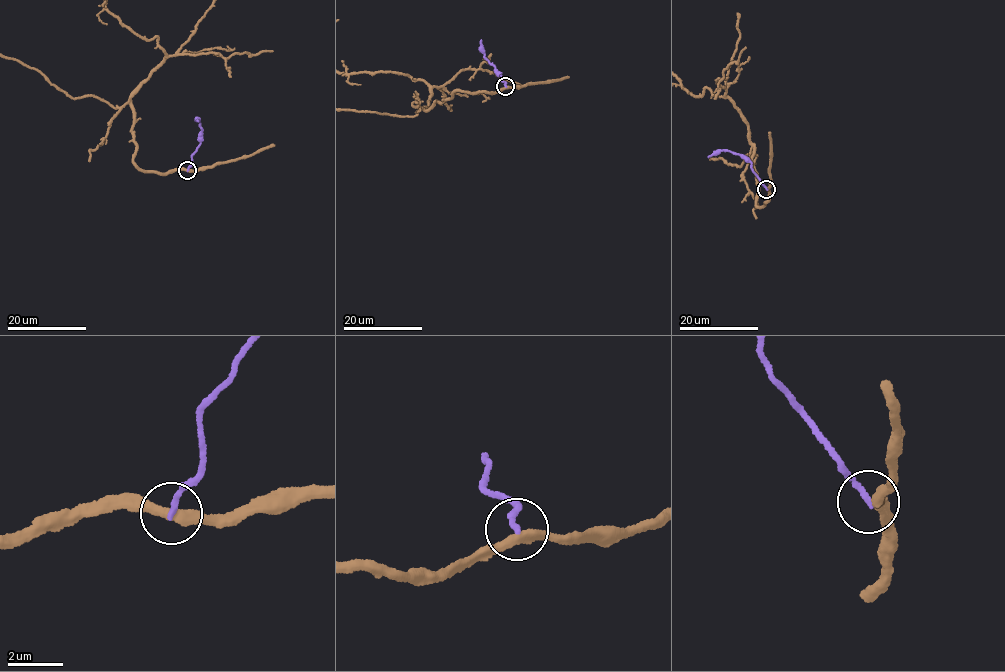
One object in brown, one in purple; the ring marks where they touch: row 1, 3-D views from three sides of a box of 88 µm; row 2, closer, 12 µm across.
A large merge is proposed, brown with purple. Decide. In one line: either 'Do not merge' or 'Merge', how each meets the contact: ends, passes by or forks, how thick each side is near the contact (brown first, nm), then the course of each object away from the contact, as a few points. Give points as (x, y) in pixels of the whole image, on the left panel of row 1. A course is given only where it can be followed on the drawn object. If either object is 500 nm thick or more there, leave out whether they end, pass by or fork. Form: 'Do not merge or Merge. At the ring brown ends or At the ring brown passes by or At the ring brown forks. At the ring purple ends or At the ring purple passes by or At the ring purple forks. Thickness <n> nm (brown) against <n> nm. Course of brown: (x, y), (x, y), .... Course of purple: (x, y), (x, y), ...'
Do not merge. At the ring brown passes by. At the ring purple ends. Thickness 360 nm (brown) against 200 nm. Course of brown: (187, 170), (139, 170), (128, 103), (69, 97), (37, 70). Course of purple: (188, 170), (200, 144), (202, 131), (198, 121)

